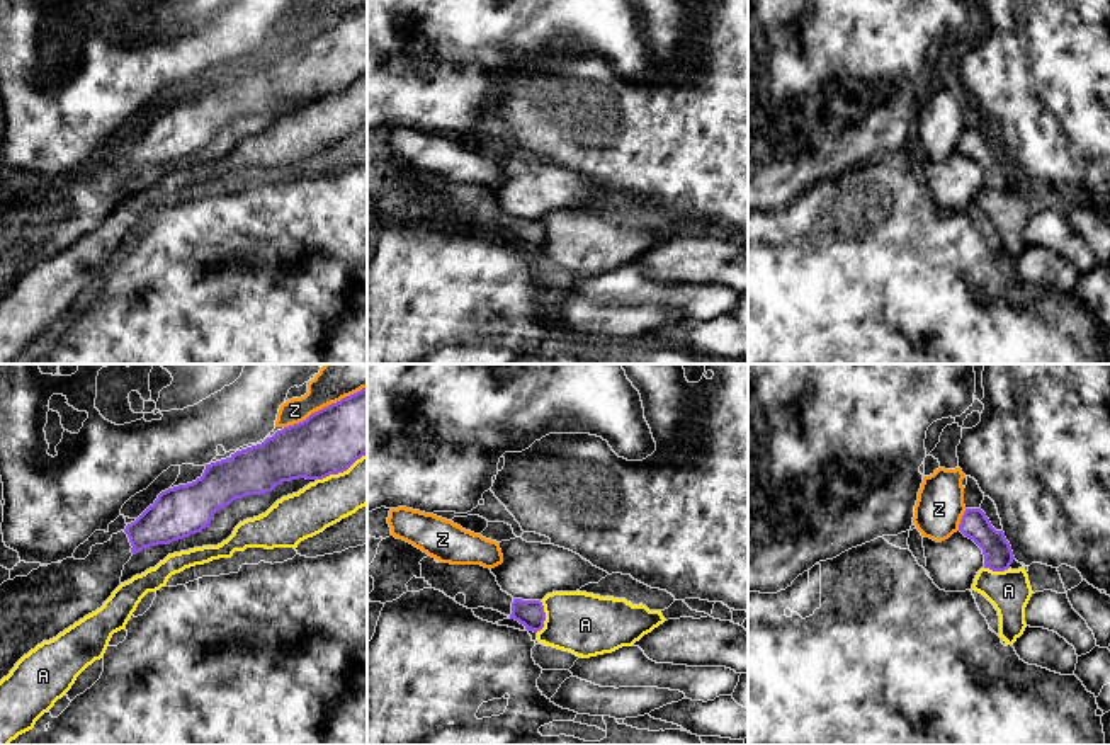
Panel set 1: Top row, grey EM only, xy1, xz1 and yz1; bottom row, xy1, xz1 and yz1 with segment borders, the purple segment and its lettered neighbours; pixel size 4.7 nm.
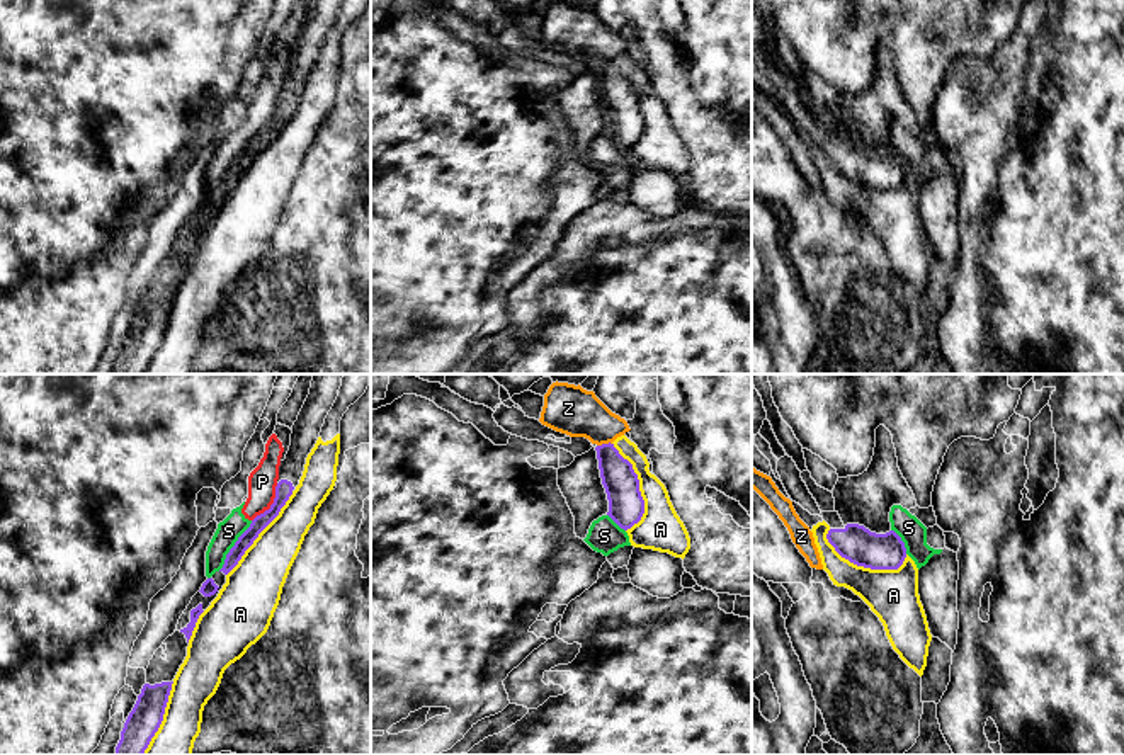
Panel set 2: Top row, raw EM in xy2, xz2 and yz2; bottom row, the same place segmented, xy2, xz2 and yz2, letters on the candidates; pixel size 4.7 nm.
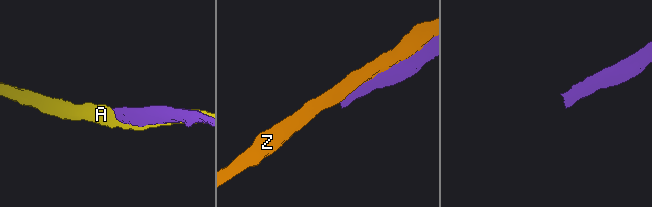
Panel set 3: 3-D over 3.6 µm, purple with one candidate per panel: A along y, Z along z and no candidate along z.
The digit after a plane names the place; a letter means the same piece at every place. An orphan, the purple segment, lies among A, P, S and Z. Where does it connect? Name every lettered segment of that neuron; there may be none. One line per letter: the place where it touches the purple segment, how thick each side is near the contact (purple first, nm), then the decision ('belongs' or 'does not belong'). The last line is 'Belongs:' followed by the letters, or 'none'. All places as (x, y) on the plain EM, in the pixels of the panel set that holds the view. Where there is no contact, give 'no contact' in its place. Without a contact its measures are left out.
A: contact yz2 (862, 184); calibres 180 and 240 nm; does not belong
P: contact xy2 (272, 123); calibres 80 and 140 nm; does not belong
S: contact xy2 (233, 165); calibres 70 and 120 nm; does not belong
Z: contact xy1 (325, 26); calibres 300 and 130 nm; does not belong
Belongs: none

